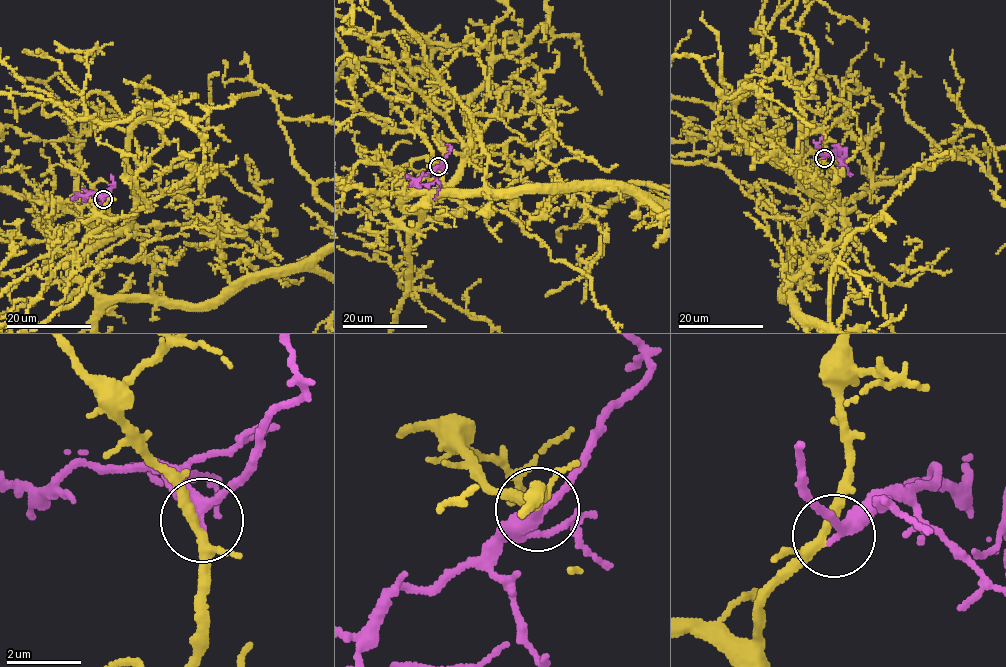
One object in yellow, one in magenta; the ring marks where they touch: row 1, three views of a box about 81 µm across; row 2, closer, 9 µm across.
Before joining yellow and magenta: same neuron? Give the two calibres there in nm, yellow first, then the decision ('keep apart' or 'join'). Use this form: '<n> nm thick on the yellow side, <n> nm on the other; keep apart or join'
240 nm thick on the yellow side, 300 nm on the other; join

